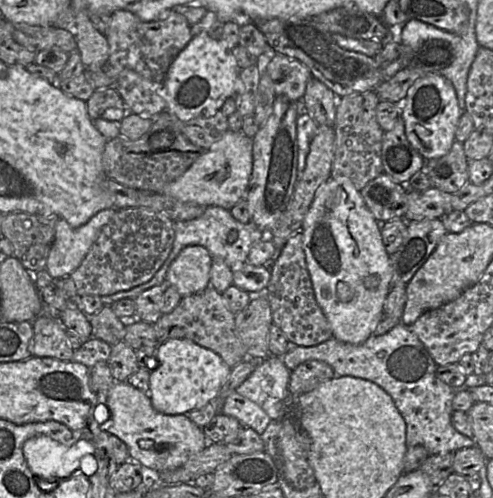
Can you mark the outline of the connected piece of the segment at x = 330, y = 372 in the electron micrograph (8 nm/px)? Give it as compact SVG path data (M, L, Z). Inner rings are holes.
M320 360L305 361L291 371L289 392L291 395L309 392L322 382L334 377L334 370L326 362Z

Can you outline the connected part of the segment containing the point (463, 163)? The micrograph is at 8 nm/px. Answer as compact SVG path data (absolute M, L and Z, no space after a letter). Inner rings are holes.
M455 140L450 151L440 157L425 160L424 171L432 187L454 194L469 183L468 159L463 142Z

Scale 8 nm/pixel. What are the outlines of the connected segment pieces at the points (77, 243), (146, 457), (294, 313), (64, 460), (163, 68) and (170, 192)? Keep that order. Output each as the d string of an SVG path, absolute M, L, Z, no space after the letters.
M119 209L101 210L76 228L59 218L55 225L55 237L47 258L46 271L53 278L70 276L80 266L101 229L117 210Z
M115 381L108 393L107 406L111 417L100 425L100 429L121 439L138 463L158 472L182 466L191 456L213 444L207 440L202 428L185 414L166 415L156 411L149 396L127 381Z
M297 231L289 237L278 257L268 266L271 279L265 295L270 304L272 321L283 331L288 341L309 347L319 345L332 337L331 326L315 299L303 249L302 231Z
M36 436L23 444L23 455L32 474L49 482L69 477L80 468L83 457L94 453L93 445L85 439L67 446L48 436Z
M116 10L110 17L110 25L105 33L109 45L107 64L133 70L153 82L164 81L171 62L193 37L191 25L174 10L151 22L142 21L128 10Z
M227 130L222 138L213 143L203 152L187 169L187 171L174 181L163 187L161 193L187 203L203 206L219 206L231 210L235 204L245 198L253 164L253 139L241 132Z

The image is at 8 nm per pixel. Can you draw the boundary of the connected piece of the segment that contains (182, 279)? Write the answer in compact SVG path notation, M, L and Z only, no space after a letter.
M187 246L170 264L166 274L166 282L175 286L182 297L202 292L210 286L211 264L212 255L204 246Z

